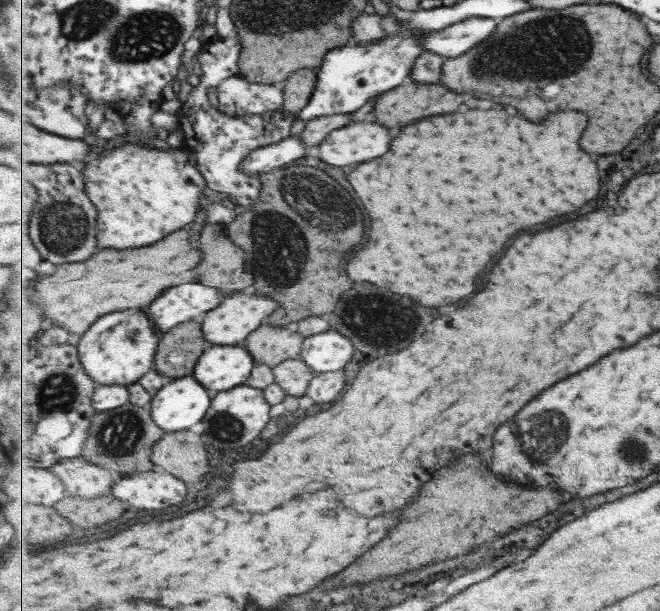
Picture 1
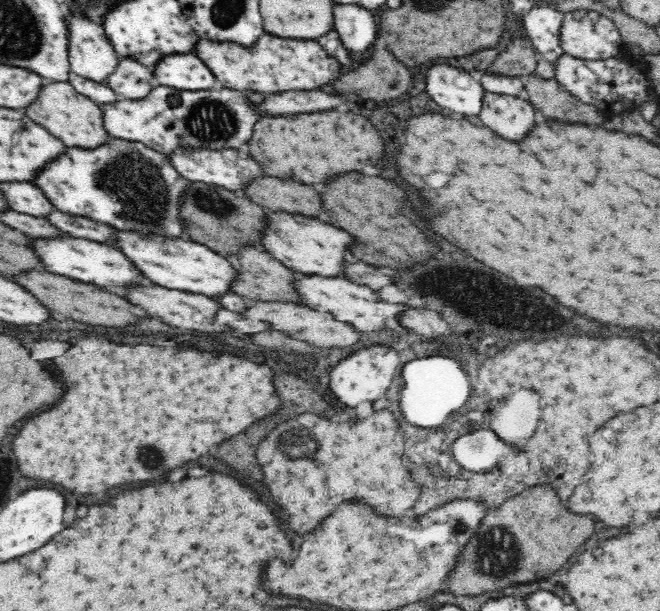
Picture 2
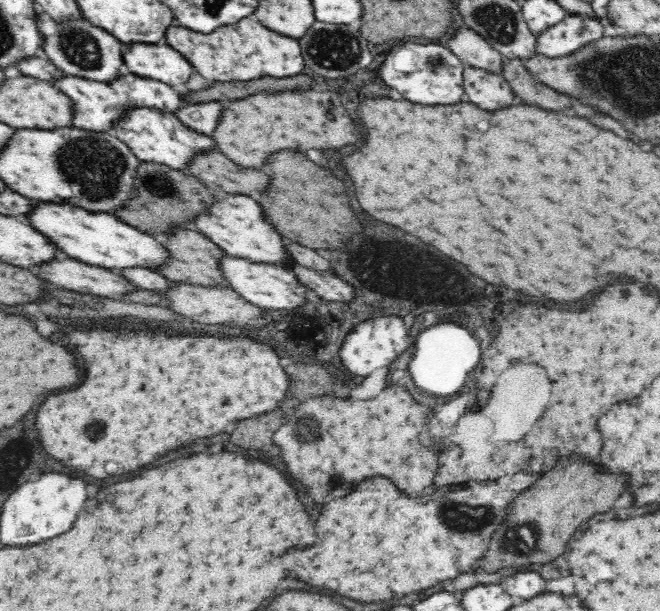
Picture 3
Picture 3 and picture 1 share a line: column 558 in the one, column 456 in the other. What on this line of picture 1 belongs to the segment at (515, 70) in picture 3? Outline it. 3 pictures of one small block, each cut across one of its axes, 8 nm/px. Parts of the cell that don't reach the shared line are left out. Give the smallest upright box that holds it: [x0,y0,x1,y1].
[368,82,463,128]

